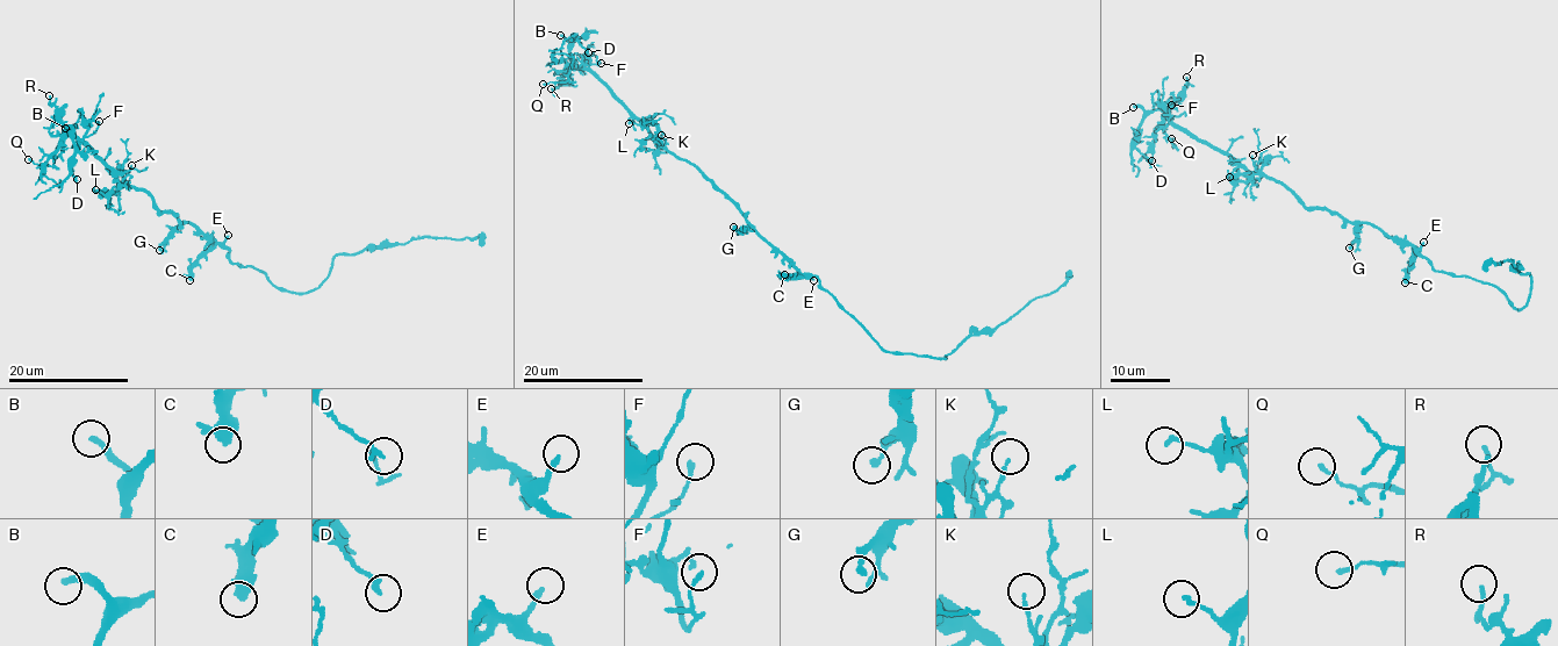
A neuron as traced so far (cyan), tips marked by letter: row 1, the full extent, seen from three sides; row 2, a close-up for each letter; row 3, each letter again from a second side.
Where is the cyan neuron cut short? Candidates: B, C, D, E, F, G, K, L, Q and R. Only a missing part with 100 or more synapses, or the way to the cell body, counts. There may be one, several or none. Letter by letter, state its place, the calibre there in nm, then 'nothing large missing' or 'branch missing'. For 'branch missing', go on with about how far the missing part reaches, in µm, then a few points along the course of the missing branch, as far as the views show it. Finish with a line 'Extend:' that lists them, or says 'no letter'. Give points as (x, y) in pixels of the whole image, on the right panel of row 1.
B: at (1133, 107); 240 nm thick; branch missing; about 50 µm are missing
C: at (1405, 282); 400 nm thick; nothing large missing
D: at (1151, 160); 200 nm thick; nothing large missing
E: at (1423, 242); 190 nm thick; nothing large missing
F: at (1171, 105); 170 nm thick; nothing large missing
G: at (1349, 248); 240 nm thick; nothing large missing
K: at (1253, 155); 130 nm thick; nothing large missing
L: at (1229, 177); 160 nm thick; nothing large missing
Q: at (1171, 138); 150 nm thick; nothing large missing
R: at (1186, 77); 140 nm thick; nothing large missing
Extend: B

